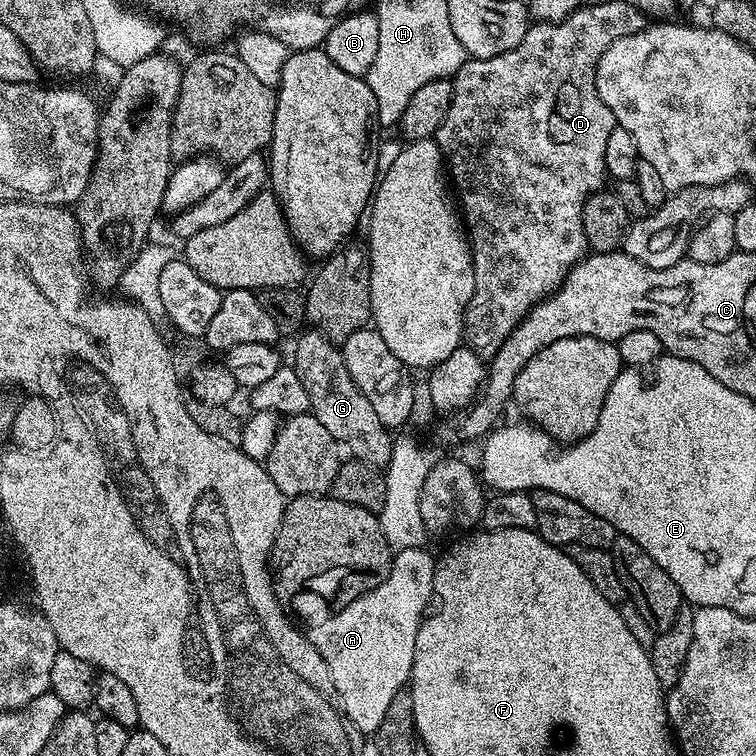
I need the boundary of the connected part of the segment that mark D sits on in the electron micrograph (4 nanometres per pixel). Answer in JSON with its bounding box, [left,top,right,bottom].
[434,8,646,362]

